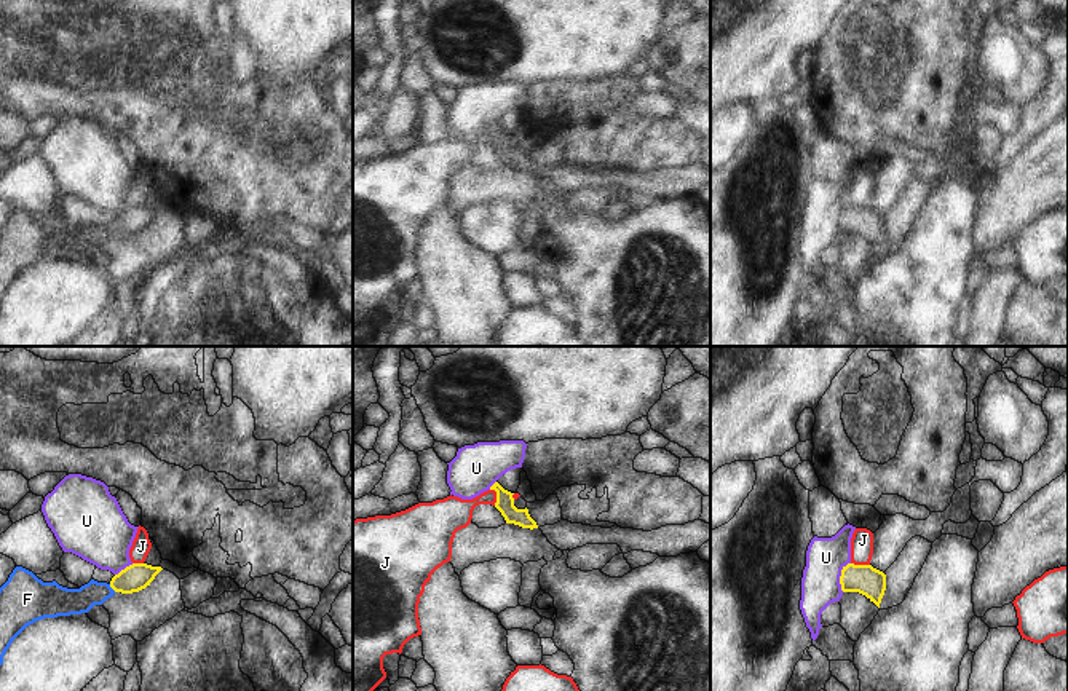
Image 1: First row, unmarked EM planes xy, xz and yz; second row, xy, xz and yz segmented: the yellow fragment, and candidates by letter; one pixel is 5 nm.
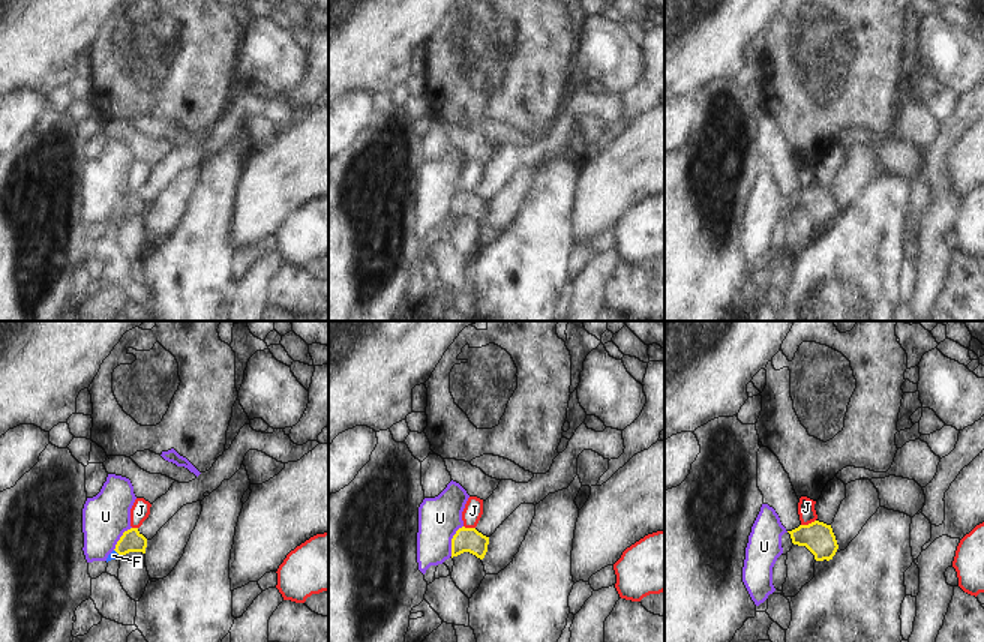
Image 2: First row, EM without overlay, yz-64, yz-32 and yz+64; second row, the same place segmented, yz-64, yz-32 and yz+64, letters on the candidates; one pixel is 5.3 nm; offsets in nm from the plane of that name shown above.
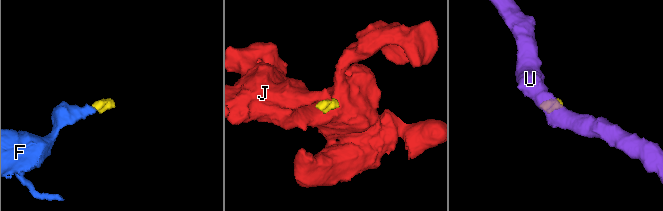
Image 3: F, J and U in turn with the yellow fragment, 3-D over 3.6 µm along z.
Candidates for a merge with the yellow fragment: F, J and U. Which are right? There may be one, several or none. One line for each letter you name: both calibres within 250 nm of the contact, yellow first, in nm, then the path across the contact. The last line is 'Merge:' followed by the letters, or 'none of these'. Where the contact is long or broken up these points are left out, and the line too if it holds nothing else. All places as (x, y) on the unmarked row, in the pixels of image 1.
F: 140 nm thick on the yellow side, 140 nm on the other; runs through xy (136, 219), (112, 230), (82, 243), (66, 244)
Merge: F

